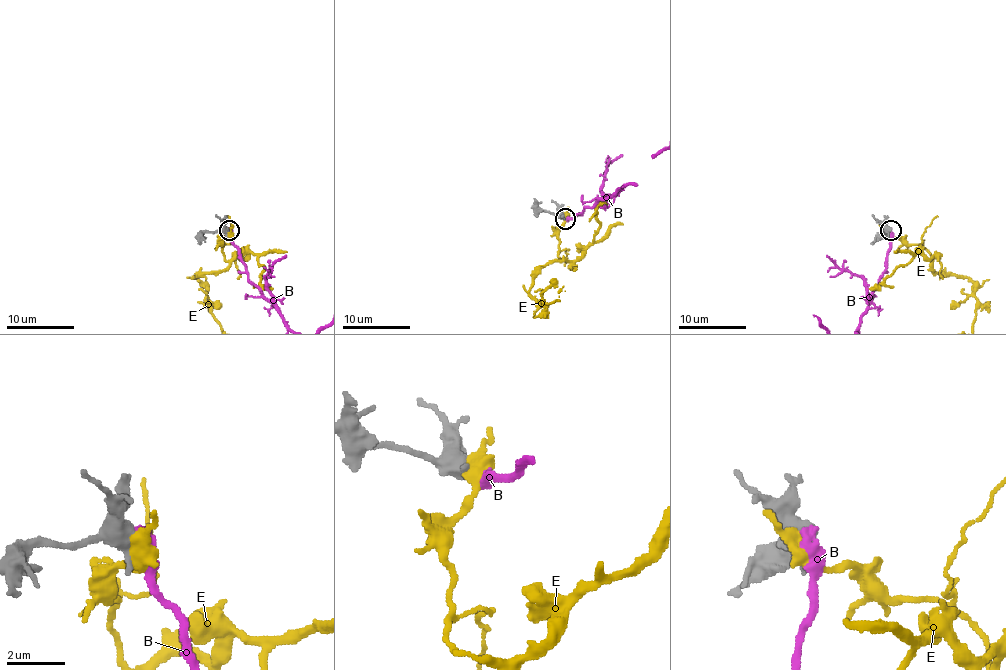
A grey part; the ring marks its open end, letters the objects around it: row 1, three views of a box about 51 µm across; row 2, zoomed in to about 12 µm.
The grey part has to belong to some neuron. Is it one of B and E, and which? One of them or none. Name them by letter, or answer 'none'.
none

